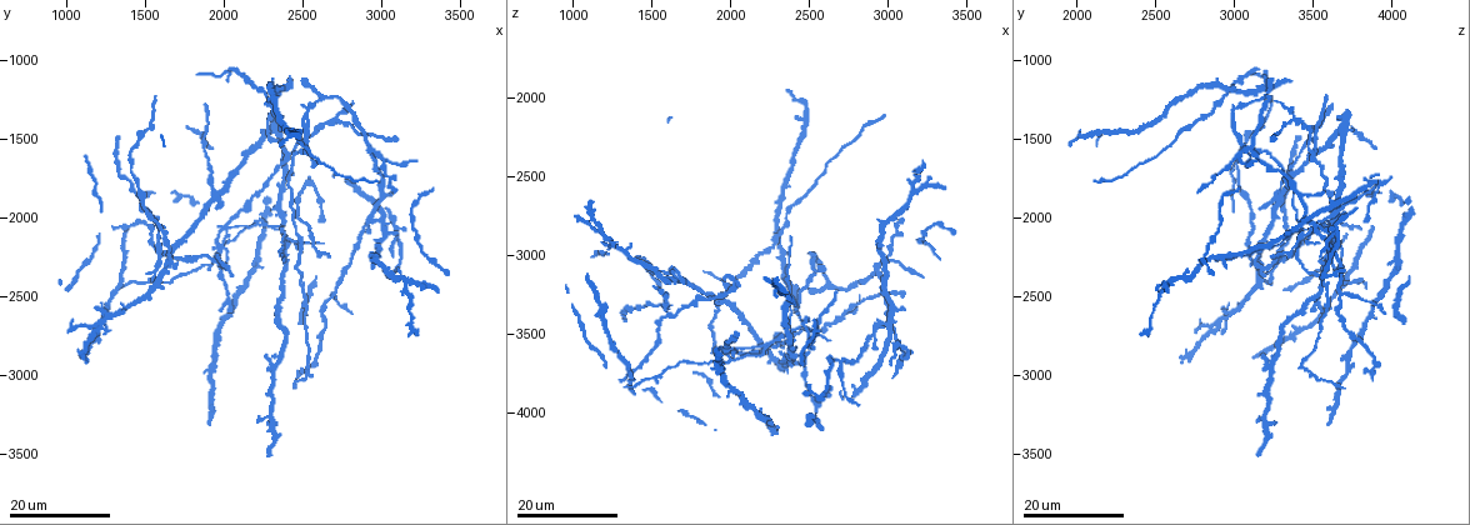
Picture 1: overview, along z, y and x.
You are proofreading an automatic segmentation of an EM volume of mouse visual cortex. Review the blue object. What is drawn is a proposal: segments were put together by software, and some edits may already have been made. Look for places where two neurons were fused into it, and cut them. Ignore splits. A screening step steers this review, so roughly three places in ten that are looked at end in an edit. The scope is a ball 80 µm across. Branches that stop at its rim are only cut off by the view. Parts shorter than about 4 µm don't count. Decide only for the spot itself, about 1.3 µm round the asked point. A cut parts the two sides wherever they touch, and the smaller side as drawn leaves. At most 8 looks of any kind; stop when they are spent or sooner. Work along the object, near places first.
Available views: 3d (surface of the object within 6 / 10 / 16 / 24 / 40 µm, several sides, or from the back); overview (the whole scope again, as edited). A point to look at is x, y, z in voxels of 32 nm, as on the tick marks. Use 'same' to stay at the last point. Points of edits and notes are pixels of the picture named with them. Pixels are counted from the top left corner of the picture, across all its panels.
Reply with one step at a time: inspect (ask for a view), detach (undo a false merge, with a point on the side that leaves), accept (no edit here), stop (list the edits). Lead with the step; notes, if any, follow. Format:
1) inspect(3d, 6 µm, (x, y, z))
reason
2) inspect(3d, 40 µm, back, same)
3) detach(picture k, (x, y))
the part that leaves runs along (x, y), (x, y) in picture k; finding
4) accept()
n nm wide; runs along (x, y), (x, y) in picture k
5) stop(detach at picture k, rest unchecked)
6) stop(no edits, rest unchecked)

inspect(3d, 16 µm, (1600, 2400, 3160))

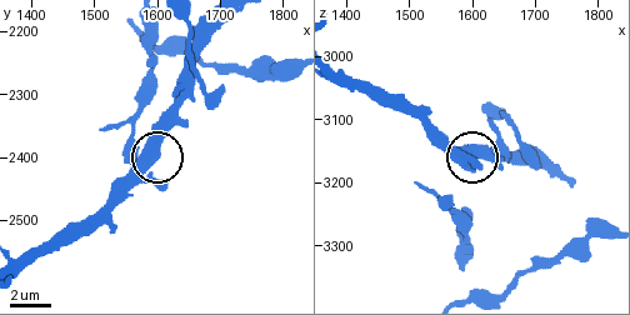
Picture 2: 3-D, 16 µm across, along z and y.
inspect(3d, 6 µm, same)

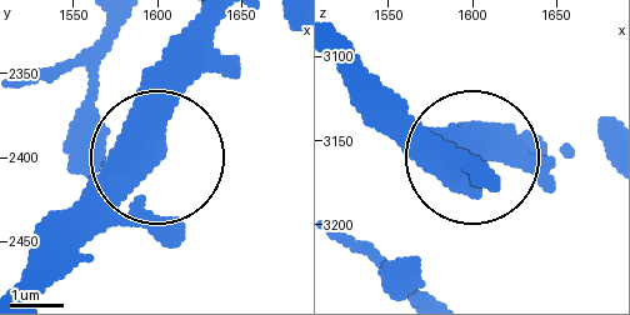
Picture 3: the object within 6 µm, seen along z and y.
accept()
480 nm wide; runs along (219, 26), (146, 160), (44, 264) in picture 3; one neuron here

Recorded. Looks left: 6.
inspect(3d, 24 µm, (2040, 2300, 3180))
thin neck

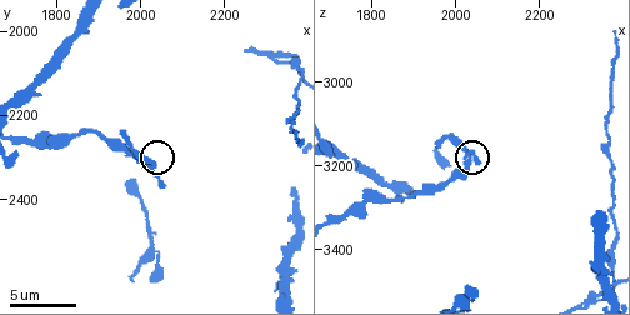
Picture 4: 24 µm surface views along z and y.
inspect(3d, 6 µm, (2030, 2320, 3180))

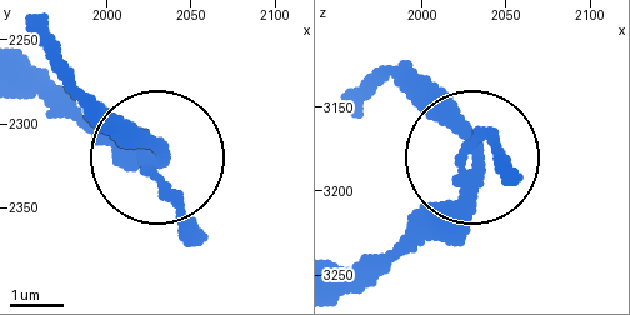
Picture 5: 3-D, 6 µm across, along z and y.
accept()
all the same neuron

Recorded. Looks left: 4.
inspect(3d, 16 µm, (1260, 2620, 2920))

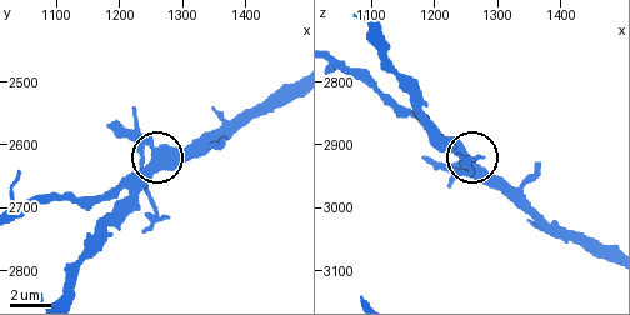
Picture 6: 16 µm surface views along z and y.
inspect(3d, 10 µm, same)

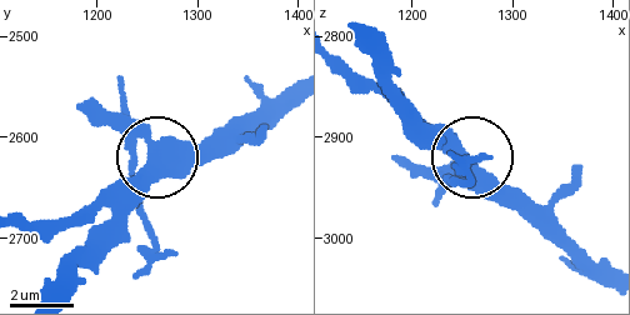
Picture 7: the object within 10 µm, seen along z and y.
detach(picture 7, (448, 181))
440 nm wide; the part that leaves runs along (144, 139), (131, 155), (146, 235), (134, 274) in picture 7; a second neuron is stuck on

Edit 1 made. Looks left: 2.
stop(detach at picture 7, rest unchecked)

